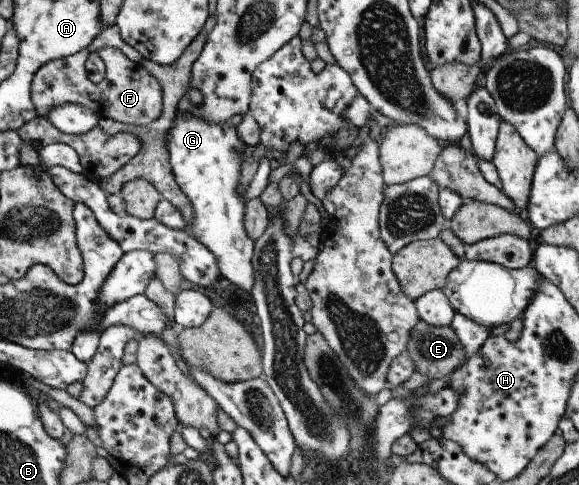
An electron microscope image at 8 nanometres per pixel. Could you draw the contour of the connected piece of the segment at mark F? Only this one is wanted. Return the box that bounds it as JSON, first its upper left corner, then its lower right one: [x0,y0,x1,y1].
[31,47,163,126]

